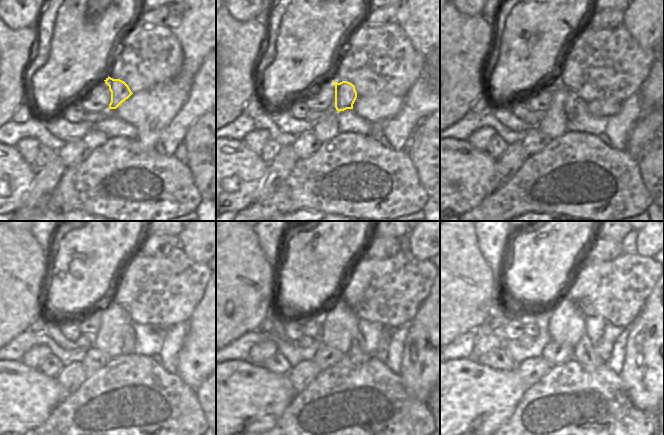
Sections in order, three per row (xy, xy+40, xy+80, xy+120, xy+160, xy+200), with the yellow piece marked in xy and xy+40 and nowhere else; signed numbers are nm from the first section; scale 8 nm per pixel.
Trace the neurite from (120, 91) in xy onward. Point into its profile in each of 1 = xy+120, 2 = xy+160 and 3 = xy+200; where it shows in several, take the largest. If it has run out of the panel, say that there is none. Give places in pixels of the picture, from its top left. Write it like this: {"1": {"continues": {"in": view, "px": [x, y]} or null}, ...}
{"1": {"continues": {"in": "xy+120", "px": [128, 333]}}, "2": {"continues": {"in": "xy+160", "px": [357, 352]}}, "3": {"continues": {"in": "xy+200", "px": [583, 352]}}}

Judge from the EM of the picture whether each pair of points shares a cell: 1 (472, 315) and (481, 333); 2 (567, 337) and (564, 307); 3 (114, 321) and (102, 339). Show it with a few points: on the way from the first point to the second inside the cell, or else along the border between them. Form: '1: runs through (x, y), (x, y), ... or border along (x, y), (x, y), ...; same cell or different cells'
1: border along (484, 322), (474, 330); different cells
2: runs through (567, 330), (566, 314); same cell
3: runs through (112, 325), (111, 330), (106, 335); same cell

